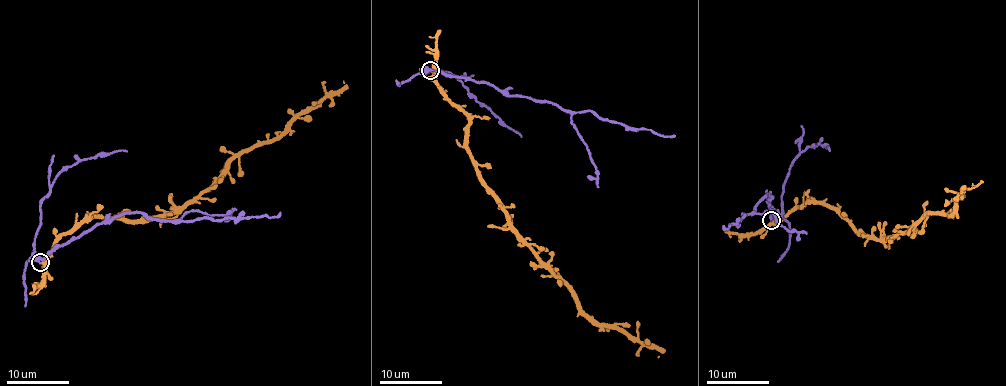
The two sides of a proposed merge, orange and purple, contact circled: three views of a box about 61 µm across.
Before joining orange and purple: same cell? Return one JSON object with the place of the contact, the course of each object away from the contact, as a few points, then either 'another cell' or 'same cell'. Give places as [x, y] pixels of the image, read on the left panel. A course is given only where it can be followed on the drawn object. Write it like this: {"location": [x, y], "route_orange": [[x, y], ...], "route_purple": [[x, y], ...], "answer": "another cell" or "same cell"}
{"location": [40, 262], "route_orange": [[41, 262], [86, 219], [168, 215], [214, 183], [241, 152], [271, 142], [334, 95], [343, 81]], "route_purple": [[40, 262], [56, 248], [125, 213], [187, 222], [266, 215], [273, 218], [281, 212]], "answer": "another cell"}

